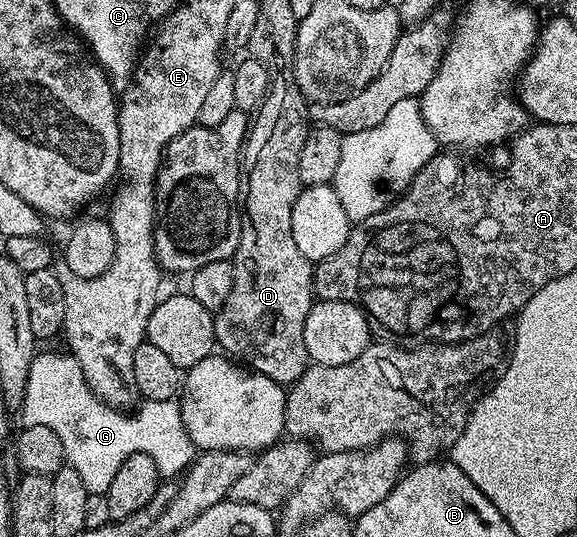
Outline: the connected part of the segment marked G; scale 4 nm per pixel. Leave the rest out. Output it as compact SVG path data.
M37 353L30 368L29 378L32 379L32 390L40 390L40 382L44 382L44 402L52 402L52 398L56 398L56 414L60 414L60 406L68 406L68 402L72 402L72 414L84 414L84 466L88 466L88 470L84 470L82 484L86 484L89 494L107 494L110 484L114 480L114 472L118 472L118 468L122 468L124 461L135 454L150 456L150 460L154 460L160 475L168 480L175 479L187 471L188 467L192 465L192 459L198 453L198 448L186 432L186 424L180 415L180 403L176 398L144 402L135 412L116 410L113 406L106 405L89 388L82 376L82 368L78 364L78 360L72 357L71 353L63 353Z

